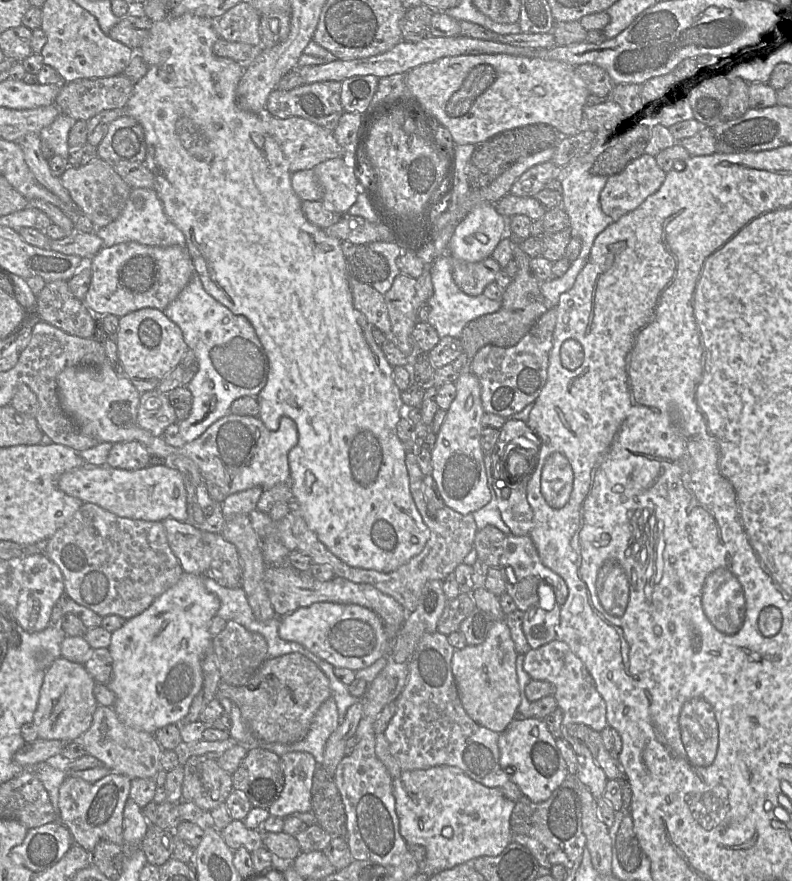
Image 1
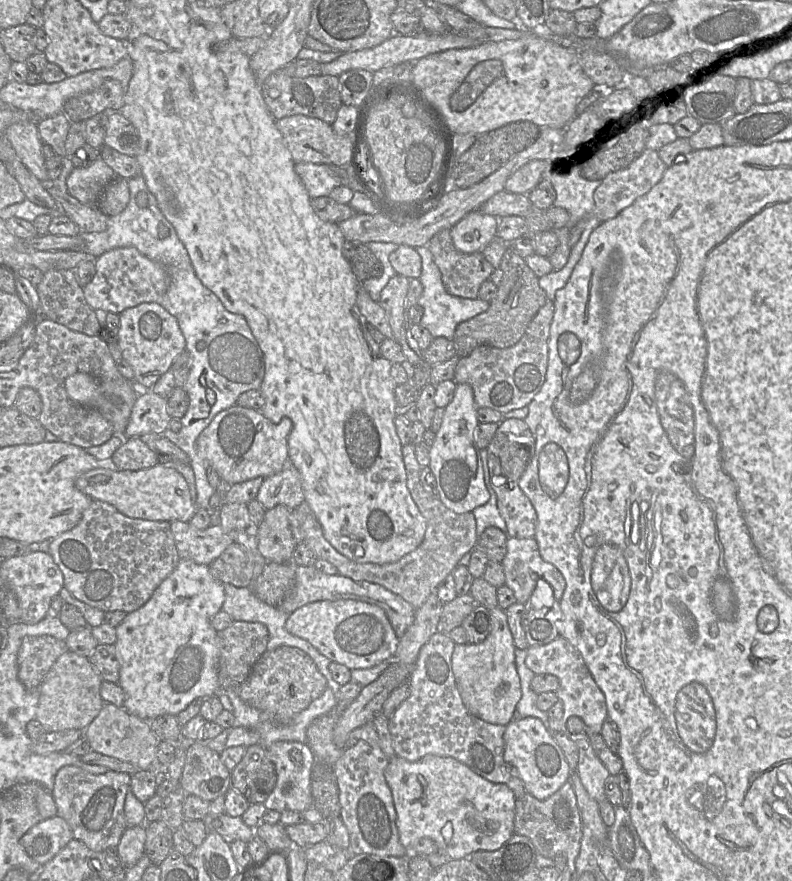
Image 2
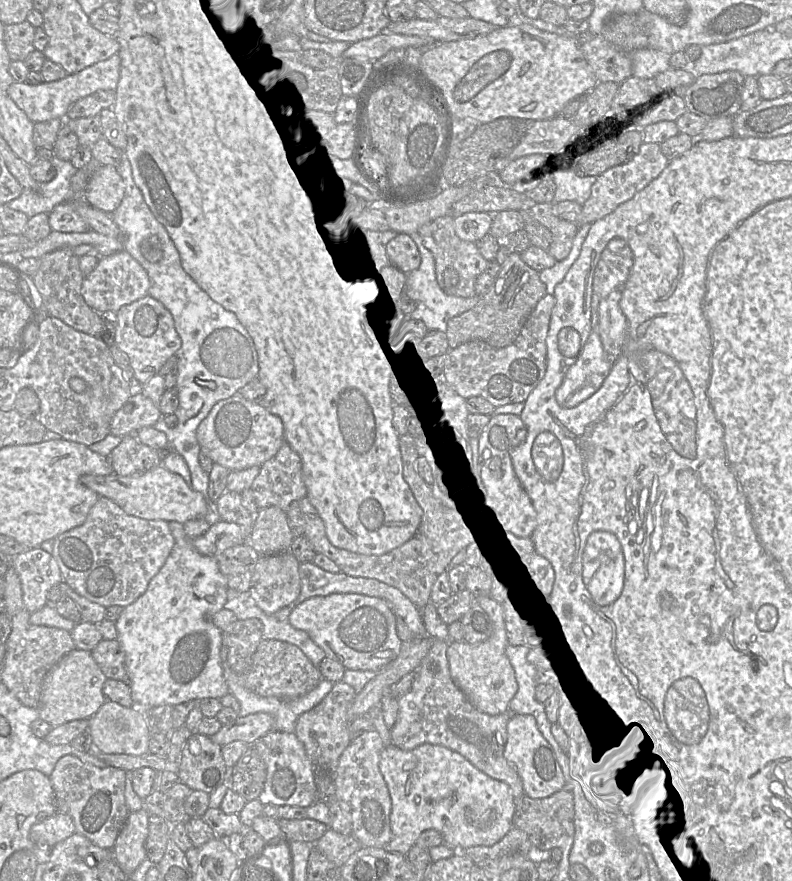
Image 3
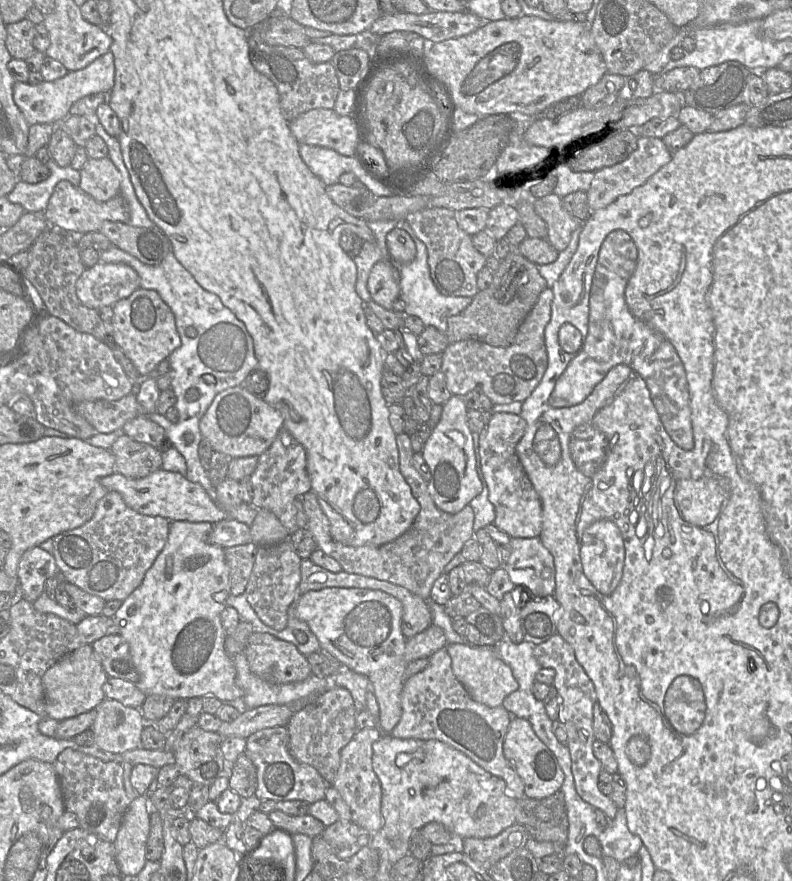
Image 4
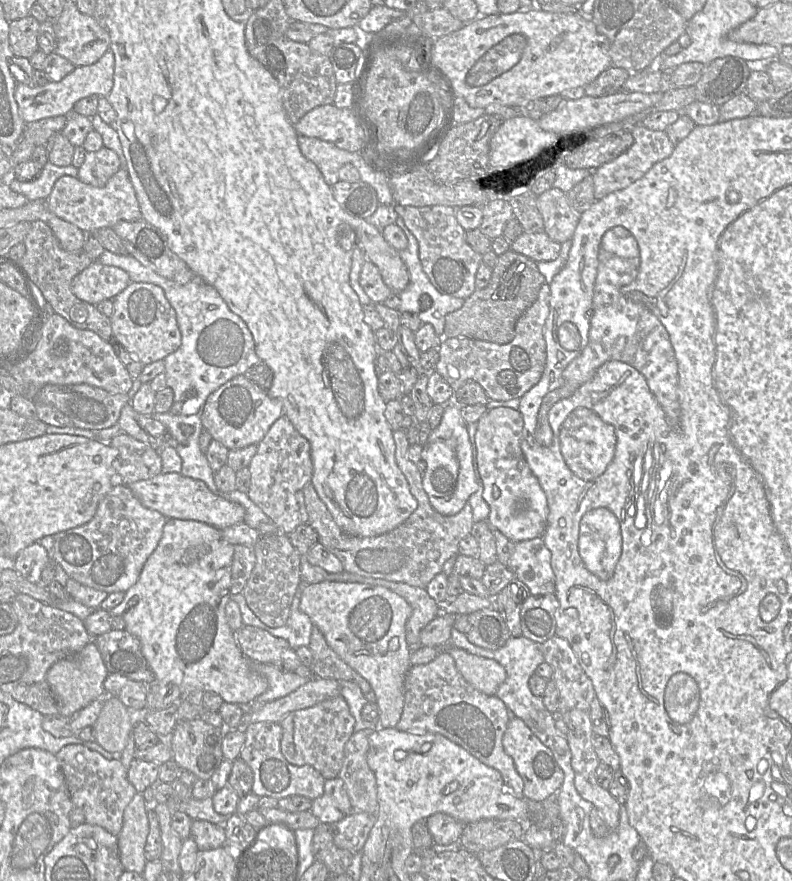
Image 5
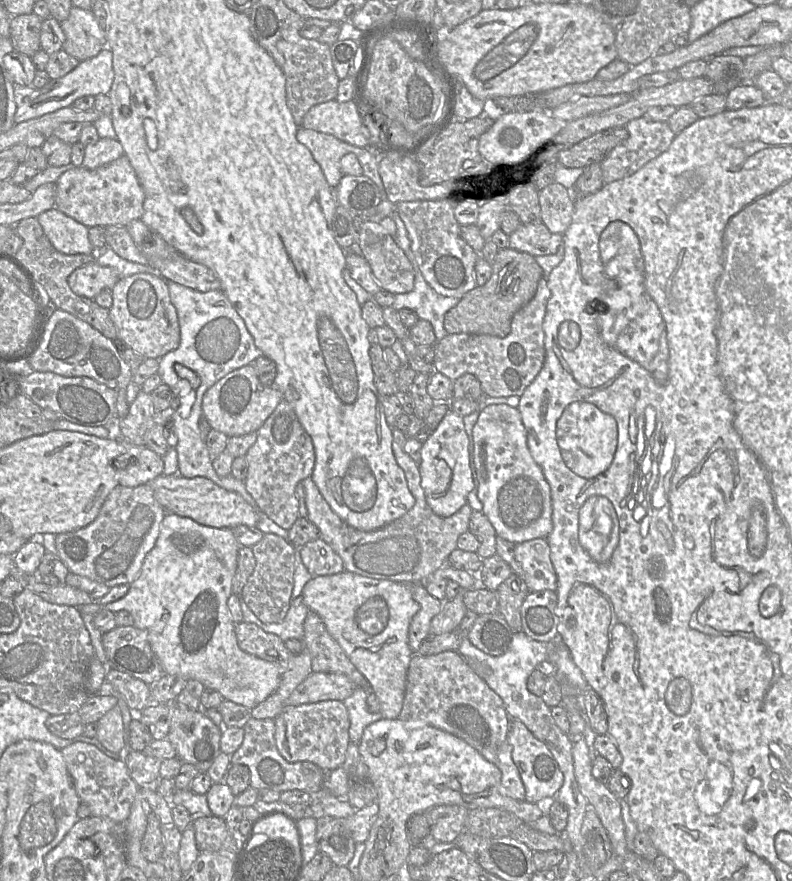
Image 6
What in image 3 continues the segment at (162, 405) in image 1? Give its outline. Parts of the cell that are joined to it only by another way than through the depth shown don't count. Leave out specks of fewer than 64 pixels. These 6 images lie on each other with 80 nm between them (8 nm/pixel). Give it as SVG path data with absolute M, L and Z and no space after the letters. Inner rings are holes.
M141 393L132 395L115 413L110 424L110 433L117 436L134 435L143 427L154 427L164 415L158 405Z

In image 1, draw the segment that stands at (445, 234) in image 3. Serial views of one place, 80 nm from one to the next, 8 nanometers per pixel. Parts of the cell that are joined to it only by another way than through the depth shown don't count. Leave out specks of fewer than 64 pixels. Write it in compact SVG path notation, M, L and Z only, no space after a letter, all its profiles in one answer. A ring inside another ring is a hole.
M449 245L445 256L450 257L453 280L464 293L470 296L481 295L484 288L493 283L501 271L500 265L492 257L478 262L455 258L450 254Z

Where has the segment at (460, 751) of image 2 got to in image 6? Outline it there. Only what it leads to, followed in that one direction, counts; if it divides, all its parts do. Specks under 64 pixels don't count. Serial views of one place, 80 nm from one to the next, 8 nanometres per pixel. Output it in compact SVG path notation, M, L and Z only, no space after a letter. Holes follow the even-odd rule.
M458 651L436 655L413 654L406 678L406 691L398 717L408 729L427 725L461 738L501 771L504 793L525 800L525 789L511 756L507 740L508 714L501 697L469 666Z

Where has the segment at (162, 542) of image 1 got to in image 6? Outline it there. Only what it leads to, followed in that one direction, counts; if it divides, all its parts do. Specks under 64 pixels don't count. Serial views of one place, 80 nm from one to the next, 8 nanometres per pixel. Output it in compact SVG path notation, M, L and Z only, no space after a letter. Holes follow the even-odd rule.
M148 484L137 487L117 485L106 498L96 519L84 528L56 535L57 557L74 574L102 583L109 588L131 584L138 576L146 555L154 547L160 532L161 522L166 514L154 498Z

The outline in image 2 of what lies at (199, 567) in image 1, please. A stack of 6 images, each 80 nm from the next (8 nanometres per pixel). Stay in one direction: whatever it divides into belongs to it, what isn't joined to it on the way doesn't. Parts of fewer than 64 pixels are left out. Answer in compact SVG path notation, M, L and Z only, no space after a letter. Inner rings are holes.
M171 521L170 528L180 559L189 559L200 565L210 566L233 544L221 525L205 530L193 527L189 522Z

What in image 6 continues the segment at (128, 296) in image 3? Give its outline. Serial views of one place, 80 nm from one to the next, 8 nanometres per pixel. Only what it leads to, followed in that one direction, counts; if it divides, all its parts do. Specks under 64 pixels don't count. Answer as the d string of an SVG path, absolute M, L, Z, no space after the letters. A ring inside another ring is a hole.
M88 263L71 273L68 285L76 295L94 299L103 290L112 290L120 278L114 268Z

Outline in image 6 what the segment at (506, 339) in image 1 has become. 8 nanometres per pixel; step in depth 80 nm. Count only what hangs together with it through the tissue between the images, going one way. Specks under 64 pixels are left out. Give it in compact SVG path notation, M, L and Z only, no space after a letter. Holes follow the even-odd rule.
M512 248L499 249L492 264L492 274L482 286L467 292L458 304L445 313L444 328L447 334L467 333L505 337L511 330L514 314L536 294L538 283L544 276L535 256Z

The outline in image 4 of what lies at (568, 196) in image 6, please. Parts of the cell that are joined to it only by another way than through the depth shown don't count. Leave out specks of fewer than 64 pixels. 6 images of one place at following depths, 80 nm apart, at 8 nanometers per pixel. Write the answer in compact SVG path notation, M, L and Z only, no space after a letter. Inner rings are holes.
M554 192L535 200L534 209L547 224L547 240L551 246L563 251L581 222L565 209L562 198Z

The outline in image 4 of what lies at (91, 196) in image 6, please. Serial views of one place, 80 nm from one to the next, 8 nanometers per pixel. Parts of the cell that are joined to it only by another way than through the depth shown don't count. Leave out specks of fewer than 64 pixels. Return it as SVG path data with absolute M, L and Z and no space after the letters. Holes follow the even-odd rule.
M66 180L56 185L44 215L52 227L83 234L99 231L105 221L127 223L130 218L128 206L120 194L106 202L98 202Z

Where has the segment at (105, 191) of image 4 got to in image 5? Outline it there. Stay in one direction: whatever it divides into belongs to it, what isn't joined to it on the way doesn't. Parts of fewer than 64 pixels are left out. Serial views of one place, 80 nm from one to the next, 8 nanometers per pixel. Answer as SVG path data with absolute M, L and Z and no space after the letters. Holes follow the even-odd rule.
M105 146L96 152L87 152L78 168L78 179L94 187L103 187L121 168L120 158Z

